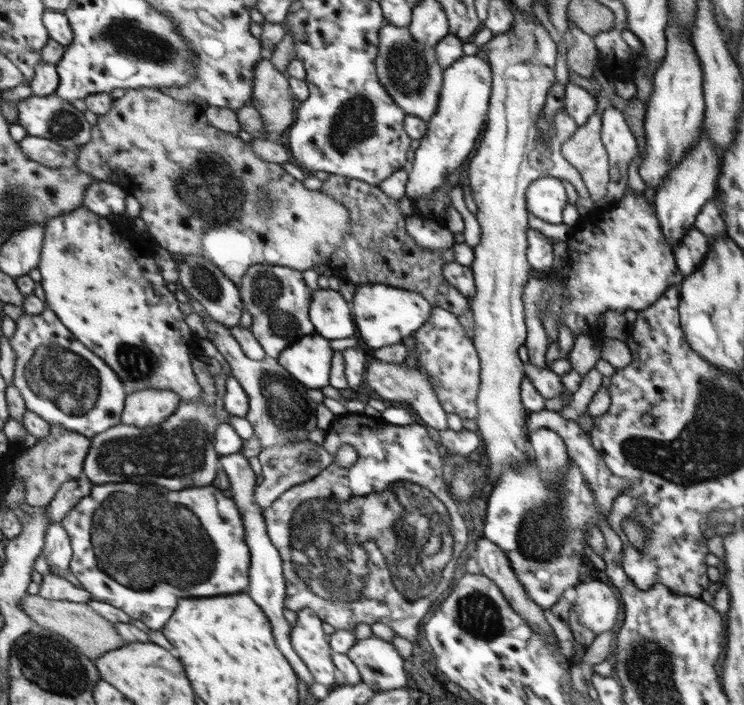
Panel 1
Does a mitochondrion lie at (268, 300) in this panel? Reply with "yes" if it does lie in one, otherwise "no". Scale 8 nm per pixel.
yes

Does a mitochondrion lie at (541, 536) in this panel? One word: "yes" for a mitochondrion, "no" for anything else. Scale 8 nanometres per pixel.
yes

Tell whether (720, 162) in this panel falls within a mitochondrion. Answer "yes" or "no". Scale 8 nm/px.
no

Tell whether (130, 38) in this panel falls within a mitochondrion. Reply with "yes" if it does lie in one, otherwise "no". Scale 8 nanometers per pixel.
yes

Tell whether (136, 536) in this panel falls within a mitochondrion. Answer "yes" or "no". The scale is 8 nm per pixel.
yes

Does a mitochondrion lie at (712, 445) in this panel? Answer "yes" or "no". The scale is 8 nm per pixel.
yes

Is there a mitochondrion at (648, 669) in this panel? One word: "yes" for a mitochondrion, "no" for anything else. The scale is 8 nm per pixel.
yes

